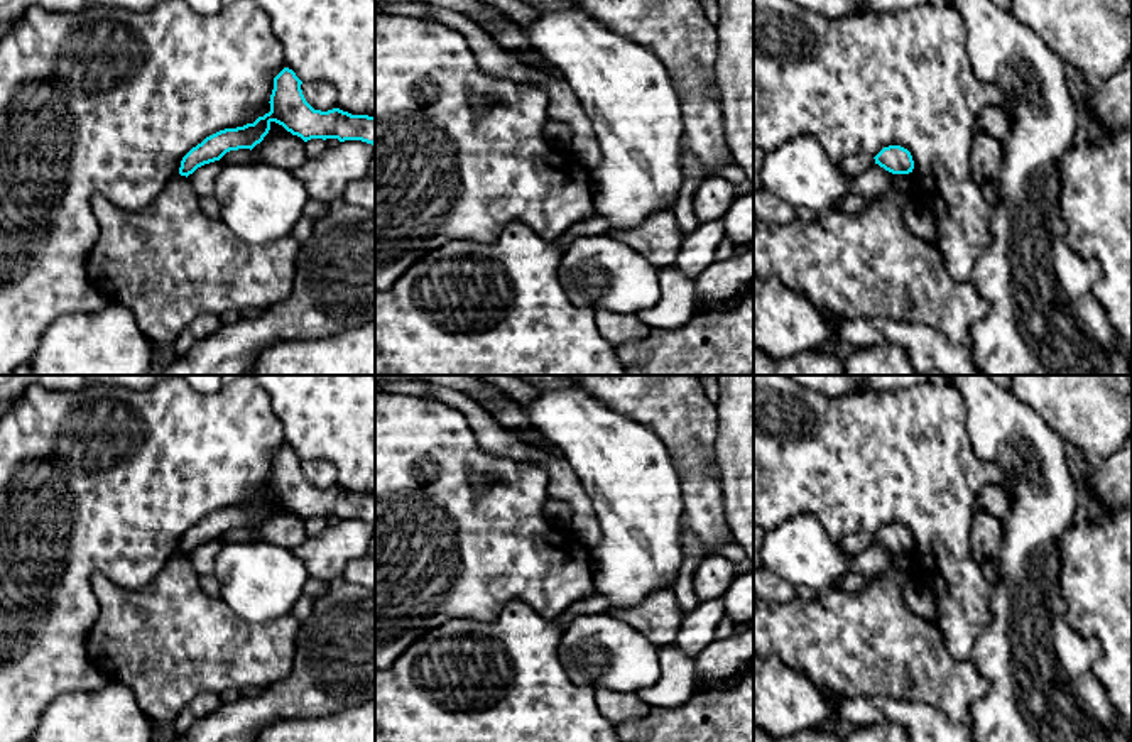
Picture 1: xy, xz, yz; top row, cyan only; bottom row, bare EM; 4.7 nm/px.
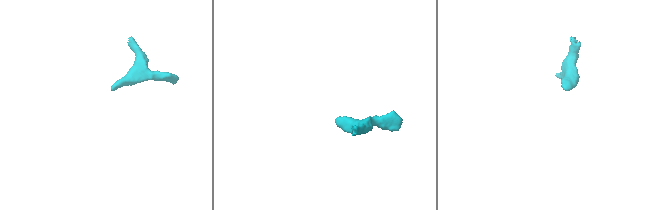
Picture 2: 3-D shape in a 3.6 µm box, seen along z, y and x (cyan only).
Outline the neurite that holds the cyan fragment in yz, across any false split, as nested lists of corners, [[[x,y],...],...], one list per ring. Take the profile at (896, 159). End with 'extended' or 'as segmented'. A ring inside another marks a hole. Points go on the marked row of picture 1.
[[[901,145],[884,147],[873,159],[875,164],[892,174],[909,174],[914,169],[911,152]]]; as segmented

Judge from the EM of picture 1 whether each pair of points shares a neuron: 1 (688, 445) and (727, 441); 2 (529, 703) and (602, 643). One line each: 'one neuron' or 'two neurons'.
1: two neurons
2: two neurons

